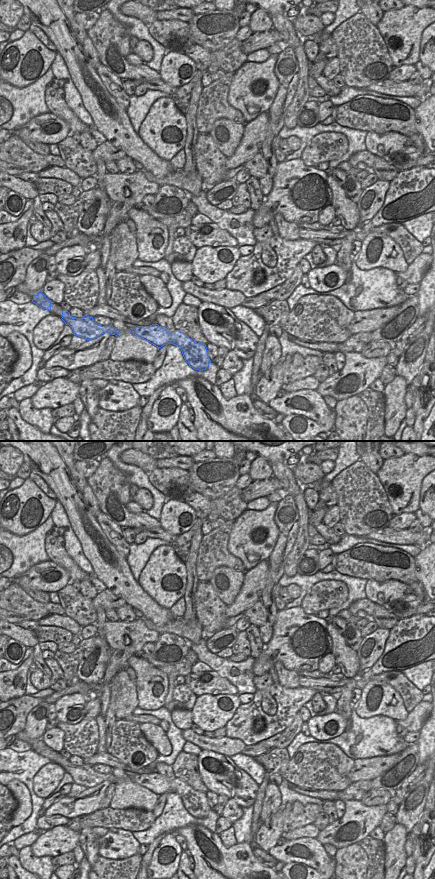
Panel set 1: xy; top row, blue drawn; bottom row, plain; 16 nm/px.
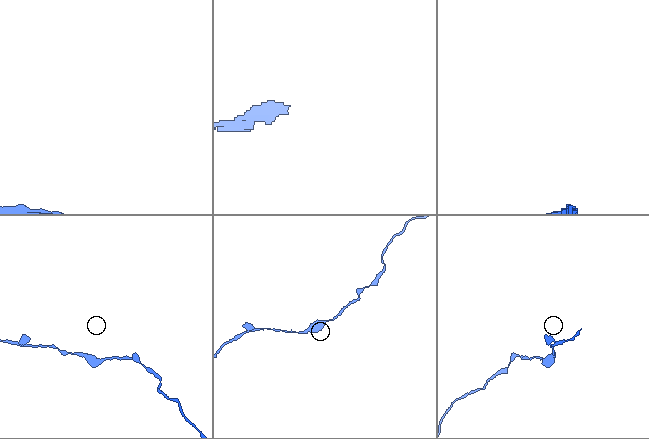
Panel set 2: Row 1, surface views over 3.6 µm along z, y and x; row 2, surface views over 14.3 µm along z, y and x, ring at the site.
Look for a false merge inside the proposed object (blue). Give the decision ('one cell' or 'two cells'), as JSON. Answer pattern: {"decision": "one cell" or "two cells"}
{"decision": "one cell"}

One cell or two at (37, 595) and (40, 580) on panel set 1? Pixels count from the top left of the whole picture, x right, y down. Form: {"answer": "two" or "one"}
{"answer": "two"}

